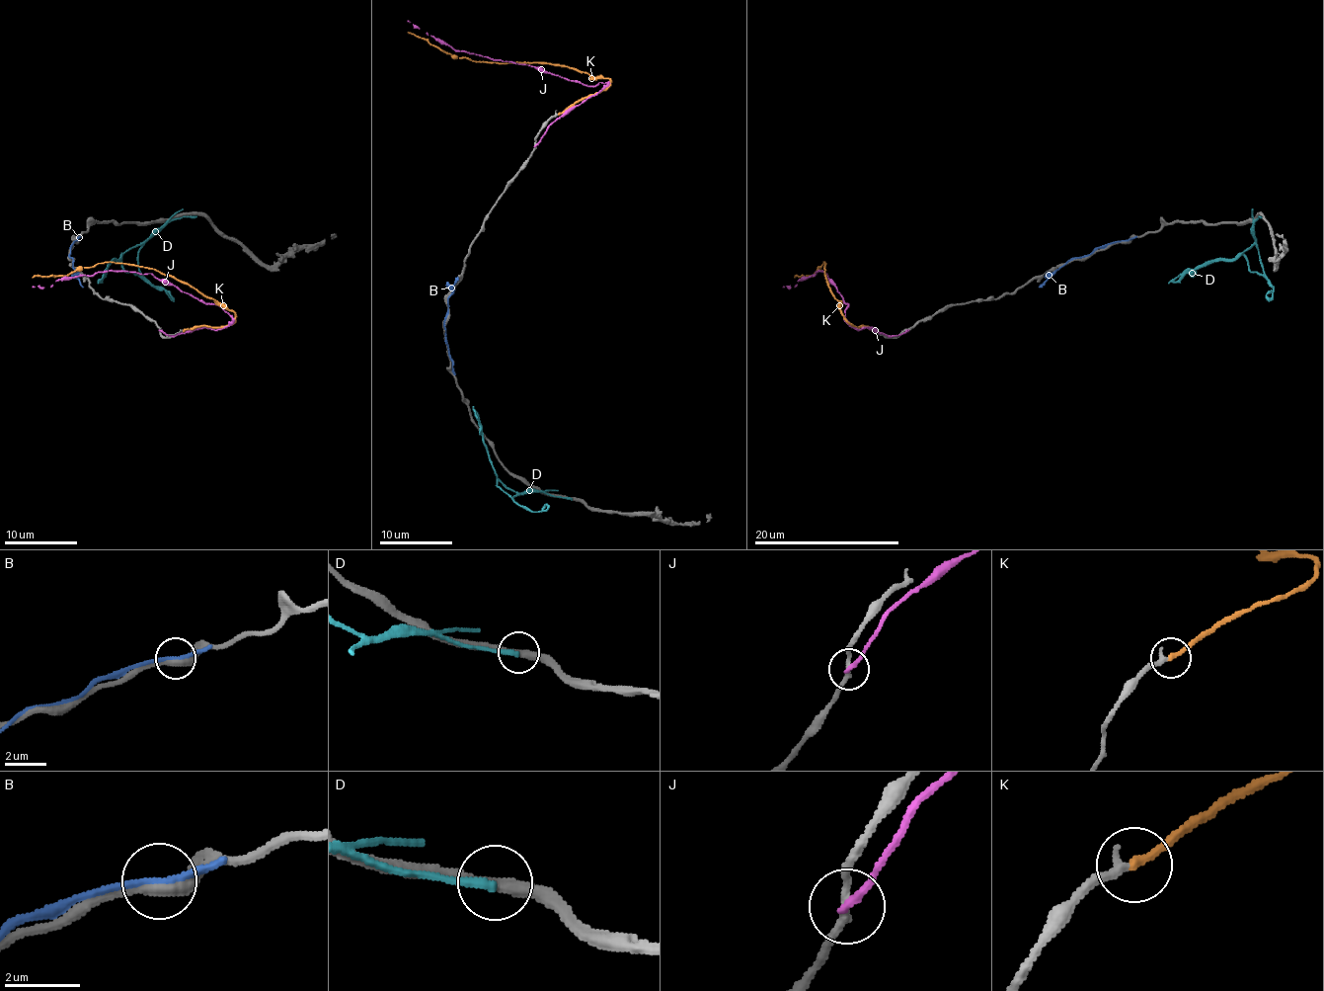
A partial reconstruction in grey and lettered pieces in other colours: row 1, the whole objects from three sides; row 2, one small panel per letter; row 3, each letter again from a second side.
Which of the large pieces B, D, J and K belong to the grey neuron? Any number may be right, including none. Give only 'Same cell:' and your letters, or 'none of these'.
Same cell: K

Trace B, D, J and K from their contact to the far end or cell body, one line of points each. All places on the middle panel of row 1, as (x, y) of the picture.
B: (452, 362), (445, 323), (458, 276)
D: (572, 498), (510, 490), (494, 470), (483, 442), (481, 425), (472, 407)
J: (536, 145), (552, 123), (599, 93), (606, 83), (592, 85), (571, 82), (525, 63), (454, 50), (407, 20)
K: (560, 115), (606, 89), (608, 78), (593, 78), (563, 65), (452, 58), (407, 33)

